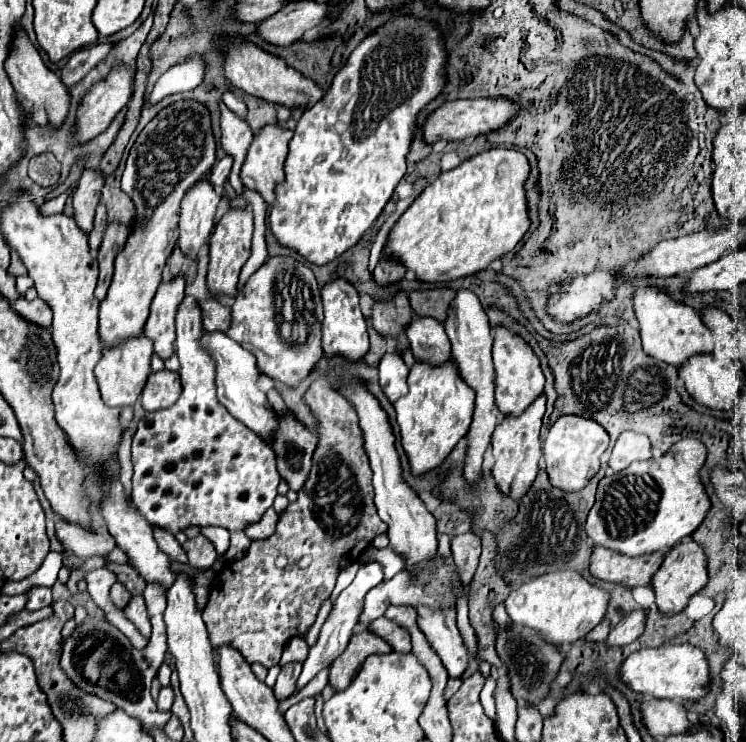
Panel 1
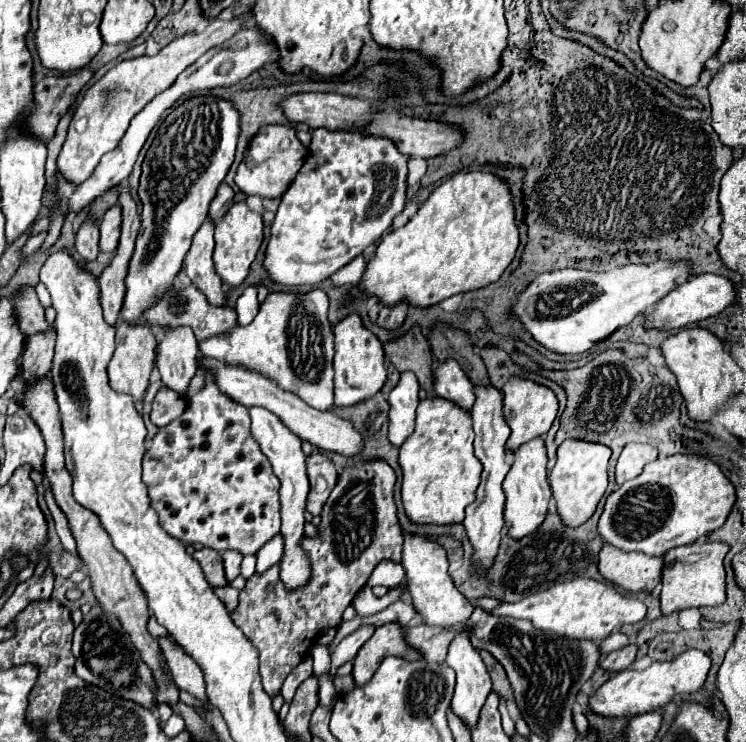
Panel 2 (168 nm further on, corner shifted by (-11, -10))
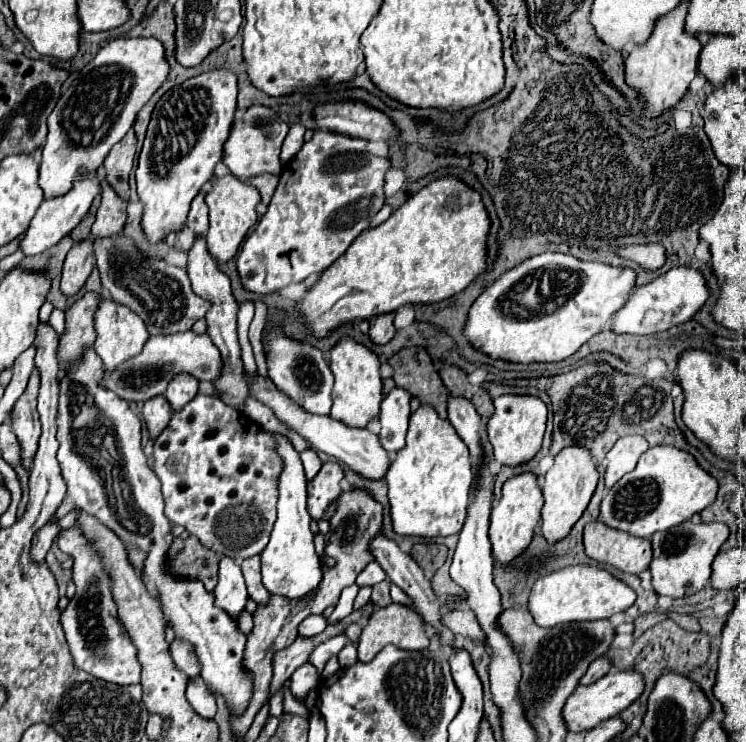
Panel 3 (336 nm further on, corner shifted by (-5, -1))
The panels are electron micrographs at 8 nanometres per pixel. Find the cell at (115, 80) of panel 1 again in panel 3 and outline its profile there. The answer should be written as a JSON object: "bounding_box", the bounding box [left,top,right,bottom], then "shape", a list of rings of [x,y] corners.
{"bounding_box":[40,38,170,200],"shape":[[[114,38],[100,48],[96,58],[82,68],[80,76],[60,96],[56,108],[48,116],[48,136],[46,136],[42,162],[40,162],[40,188],[44,190],[46,200],[66,194],[72,182],[78,178],[80,168],[92,172],[102,166],[112,146],[120,142],[124,134],[130,130],[130,126],[134,124],[134,118],[140,112],[140,108],[168,80],[168,72],[170,72],[170,64],[164,56],[164,46],[156,38]]]}

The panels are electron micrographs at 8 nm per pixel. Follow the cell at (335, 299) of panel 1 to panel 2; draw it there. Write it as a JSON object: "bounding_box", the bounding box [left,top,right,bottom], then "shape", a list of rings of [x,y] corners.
{"bounding_box":[334,313,386,407],"shape":[[[356,313],[348,315],[334,327],[334,403],[336,407],[348,407],[370,399],[376,395],[386,383],[386,365],[382,343],[376,339],[372,331],[368,331]]]}

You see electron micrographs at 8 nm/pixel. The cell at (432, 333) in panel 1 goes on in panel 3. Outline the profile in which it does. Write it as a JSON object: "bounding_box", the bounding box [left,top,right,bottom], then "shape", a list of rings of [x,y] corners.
{"bounding_box":[448,396,482,468],"shape":[[[450,396],[448,398],[448,420],[456,428],[456,432],[466,440],[466,446],[470,448],[472,458],[476,458],[472,468],[478,466],[478,438],[482,438],[482,434],[480,434],[480,426],[482,426],[480,414],[474,410],[470,400],[460,398],[460,396],[456,396],[456,398]]]}

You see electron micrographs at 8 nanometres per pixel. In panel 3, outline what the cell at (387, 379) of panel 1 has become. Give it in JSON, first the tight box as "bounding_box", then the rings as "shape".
{"bounding_box":[380,386,410,454],"shape":[[[394,386],[382,400],[380,406],[380,442],[388,454],[398,452],[404,446],[410,416],[410,392],[406,388]]]}

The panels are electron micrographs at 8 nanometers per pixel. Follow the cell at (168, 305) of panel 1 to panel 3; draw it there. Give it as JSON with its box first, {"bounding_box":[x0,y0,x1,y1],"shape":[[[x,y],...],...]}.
{"bounding_box":[164,372,198,410],"shape":[[[184,372],[184,374],[174,374],[174,378],[168,382],[164,396],[170,400],[170,406],[174,410],[180,410],[186,402],[190,402],[190,398],[194,398],[196,392],[198,392],[198,380]]]}

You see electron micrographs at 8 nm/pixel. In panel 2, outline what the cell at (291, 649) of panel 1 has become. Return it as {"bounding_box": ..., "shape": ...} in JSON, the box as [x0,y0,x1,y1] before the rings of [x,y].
{"bounding_box":[282,657,312,703],"shape":[[[306,657],[306,659],[286,677],[286,681],[284,681],[284,685],[282,685],[282,697],[284,697],[286,703],[292,701],[298,685],[300,685],[302,681],[306,681],[310,675],[312,675],[312,659]]]}

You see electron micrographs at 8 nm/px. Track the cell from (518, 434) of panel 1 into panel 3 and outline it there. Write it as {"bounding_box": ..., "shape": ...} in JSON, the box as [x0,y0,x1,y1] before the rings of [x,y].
{"bounding_box":[490,472,544,562],"shape":[[[522,472],[520,476],[512,476],[502,486],[502,498],[496,502],[490,518],[490,542],[492,554],[498,562],[510,562],[518,556],[532,540],[534,528],[540,520],[540,510],[544,506],[544,496],[538,486],[538,480],[532,472]]]}

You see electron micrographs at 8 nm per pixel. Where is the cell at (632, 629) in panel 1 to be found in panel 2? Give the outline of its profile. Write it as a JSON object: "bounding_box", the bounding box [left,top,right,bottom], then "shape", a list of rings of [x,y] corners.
{"bounding_box":[600,645,636,673],"shape":[[[628,645],[628,647],[624,647],[624,649],[618,649],[618,651],[614,651],[614,653],[608,653],[608,655],[602,659],[600,667],[602,667],[604,671],[614,671],[614,673],[618,673],[618,671],[622,671],[622,669],[628,669],[628,667],[634,663],[634,657],[636,657],[636,645]]]}

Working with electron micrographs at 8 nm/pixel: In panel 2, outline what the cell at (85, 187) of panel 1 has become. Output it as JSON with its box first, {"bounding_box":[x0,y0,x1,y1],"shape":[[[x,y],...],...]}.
{"bounding_box":[76,221,98,263],"shape":[[[84,221],[80,231],[76,233],[76,253],[82,261],[90,263],[98,257],[98,223],[96,221]]]}

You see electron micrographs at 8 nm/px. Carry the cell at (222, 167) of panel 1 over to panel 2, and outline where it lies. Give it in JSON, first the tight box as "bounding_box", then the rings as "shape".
{"bounding_box":[208,183,234,223],"shape":[[[222,183],[222,185],[218,187],[218,191],[216,191],[216,197],[214,197],[212,203],[210,203],[208,219],[212,219],[214,223],[218,223],[218,221],[224,217],[224,213],[228,211],[228,207],[232,205],[232,199],[234,199],[234,191],[232,191],[226,183]]]}

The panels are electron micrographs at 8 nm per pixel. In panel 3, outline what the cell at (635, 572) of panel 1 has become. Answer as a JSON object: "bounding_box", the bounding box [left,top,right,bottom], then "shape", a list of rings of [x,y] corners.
{"bounding_box":[584,522,652,574],"shape":[[[590,522],[584,530],[586,554],[602,564],[610,564],[626,574],[648,570],[652,560],[652,542],[610,530],[602,522]]]}

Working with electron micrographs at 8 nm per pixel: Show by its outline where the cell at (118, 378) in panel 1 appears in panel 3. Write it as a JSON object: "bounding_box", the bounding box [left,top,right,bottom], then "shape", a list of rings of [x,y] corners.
{"bounding_box":[94,298,150,372],"shape":[[[108,298],[100,302],[100,308],[96,314],[96,332],[98,332],[98,338],[94,342],[94,348],[96,348],[96,354],[102,358],[106,372],[114,372],[122,362],[140,354],[146,340],[150,338],[144,322],[138,316],[134,316],[132,310],[126,310],[124,306],[118,306]]]}

